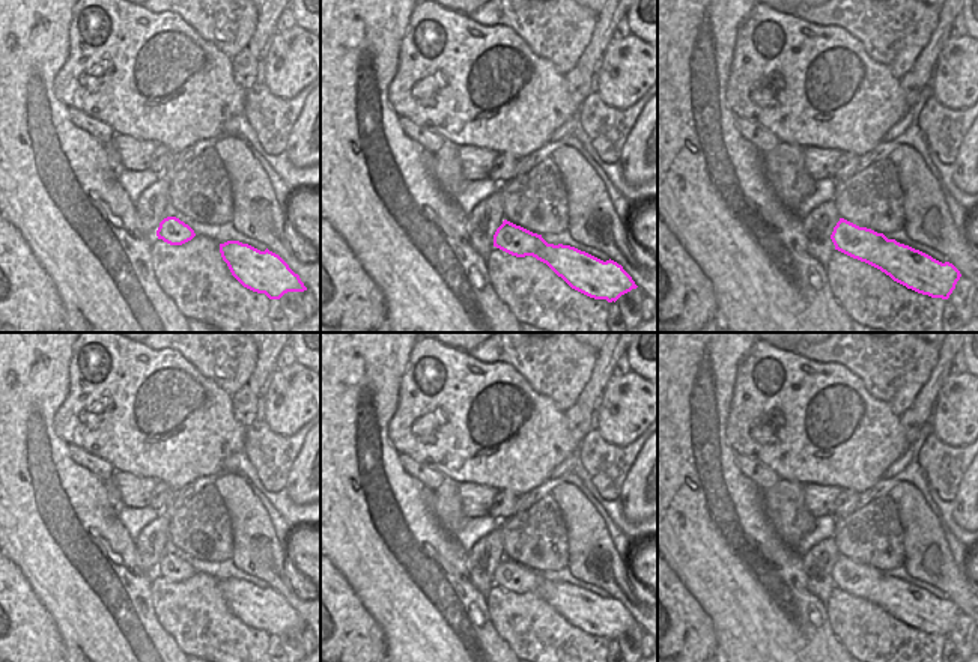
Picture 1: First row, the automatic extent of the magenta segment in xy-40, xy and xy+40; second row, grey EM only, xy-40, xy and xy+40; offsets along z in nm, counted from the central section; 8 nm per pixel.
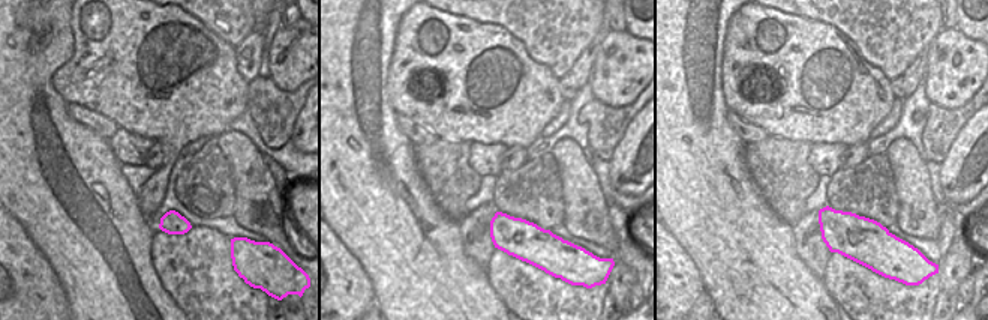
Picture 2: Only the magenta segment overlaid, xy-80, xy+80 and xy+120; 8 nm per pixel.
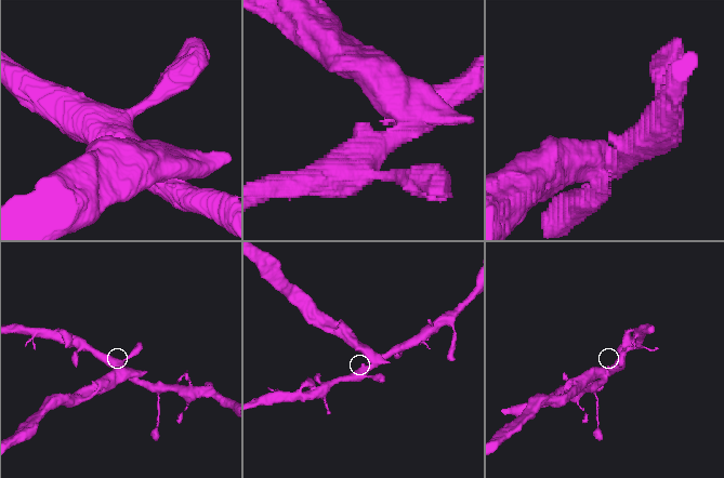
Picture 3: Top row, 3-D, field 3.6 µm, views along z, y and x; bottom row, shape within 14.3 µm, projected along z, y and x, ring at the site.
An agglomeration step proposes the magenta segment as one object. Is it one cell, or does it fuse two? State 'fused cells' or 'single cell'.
fused cells

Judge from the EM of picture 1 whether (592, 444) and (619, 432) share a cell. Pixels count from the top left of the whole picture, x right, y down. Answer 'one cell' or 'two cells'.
one cell

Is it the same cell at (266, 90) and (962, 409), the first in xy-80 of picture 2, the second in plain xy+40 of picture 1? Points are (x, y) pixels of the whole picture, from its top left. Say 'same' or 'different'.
same

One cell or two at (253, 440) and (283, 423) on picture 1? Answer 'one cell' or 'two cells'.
one cell

